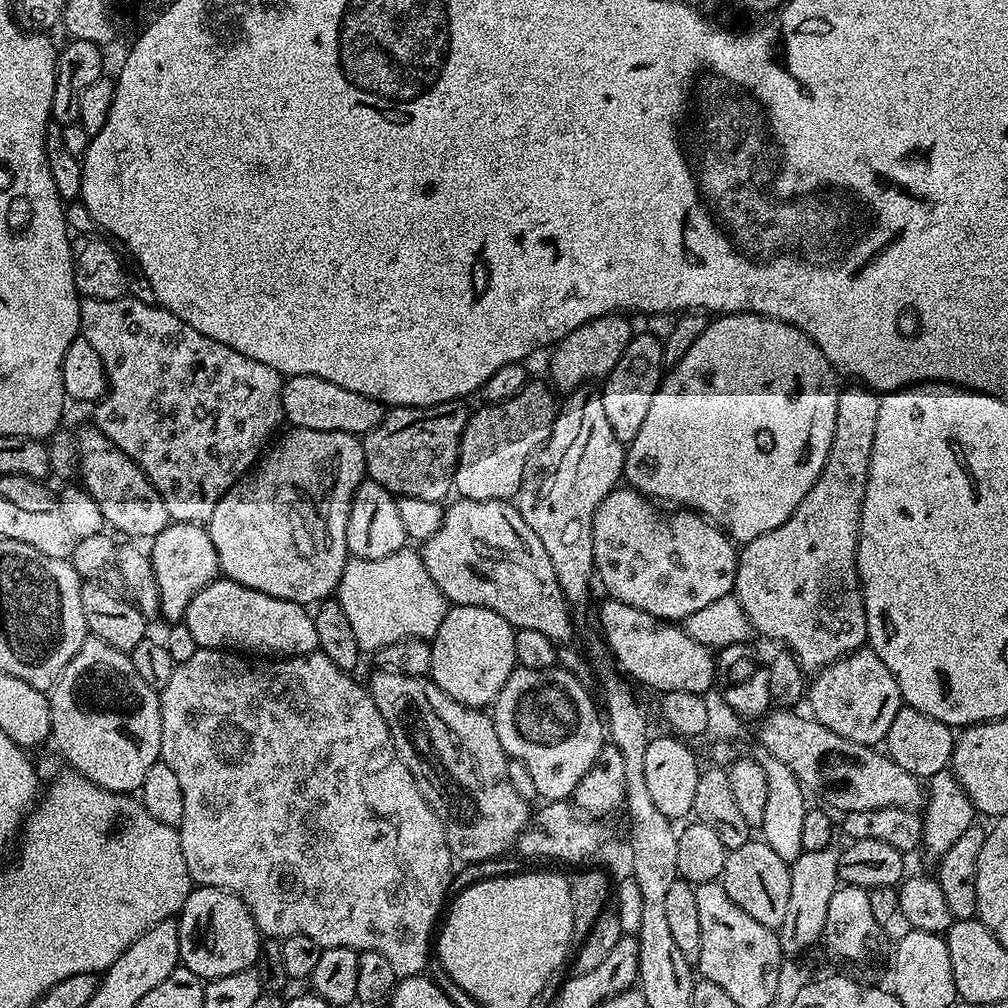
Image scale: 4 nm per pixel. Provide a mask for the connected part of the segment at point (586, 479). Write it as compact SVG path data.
M595 387L573 388L563 397L550 430L550 438L536 449L524 467L524 477L514 497L516 509L522 518L526 518L526 526L538 534L546 554L550 554L550 562L554 562L554 574L558 574L558 586L562 586L564 596L572 606L586 603L592 580L594 584L594 514L613 488L621 483L626 455L626 445L616 437L610 426L610 418L606 418L606 406L602 404L600 392L592 388Z

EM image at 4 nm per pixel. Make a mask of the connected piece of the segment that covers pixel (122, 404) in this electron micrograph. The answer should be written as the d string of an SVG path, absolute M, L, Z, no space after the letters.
M129 294L117 300L81 299L80 336L86 342L90 342L90 346L94 346L94 351L98 353L98 358L102 358L104 367L106 391L94 404L96 408L95 427L99 428L102 434L106 434L106 438L110 438L110 442L114 442L114 446L118 446L122 454L129 456L144 471L146 478L150 478L154 490L158 490L162 502L166 502L166 510L173 521L204 524L210 518L210 514L214 514L214 506L218 506L222 497L243 476L247 476L253 465L259 461L266 445L273 439L272 431L282 424L284 420L282 410L284 380L280 373L262 362L254 362L254 358L246 358L238 354L238 350L230 350L230 346L222 346L222 342L214 342L214 338L206 338L206 334L198 334L194 326L182 322L182 318L178 318L170 310L161 308L159 304L147 305L146 302L140 302Z

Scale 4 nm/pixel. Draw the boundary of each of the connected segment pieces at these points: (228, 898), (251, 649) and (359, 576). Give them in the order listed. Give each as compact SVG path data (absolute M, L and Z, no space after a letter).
M193 887L178 913L178 923L180 926L180 964L189 968L194 974L198 974L205 982L226 978L226 974L249 971L260 959L262 933L256 929L256 923L248 907L225 888Z
M228 577L213 580L188 600L184 623L199 648L222 647L264 656L304 655L319 649L313 613L305 605L262 594Z
M399 548L387 558L352 558L342 570L338 601L350 620L358 646L365 653L375 653L399 640L428 640L442 626L442 618L450 605L438 586L434 586L434 578L426 574L419 551L411 552L410 548Z

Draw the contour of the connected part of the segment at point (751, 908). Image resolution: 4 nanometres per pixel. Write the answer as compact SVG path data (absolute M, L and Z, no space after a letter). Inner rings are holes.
M749 838L742 846L729 851L722 883L726 894L730 894L732 901L746 910L754 922L779 930L782 922L786 922L786 909L790 907L791 877L792 869L788 862L783 861L763 839Z

